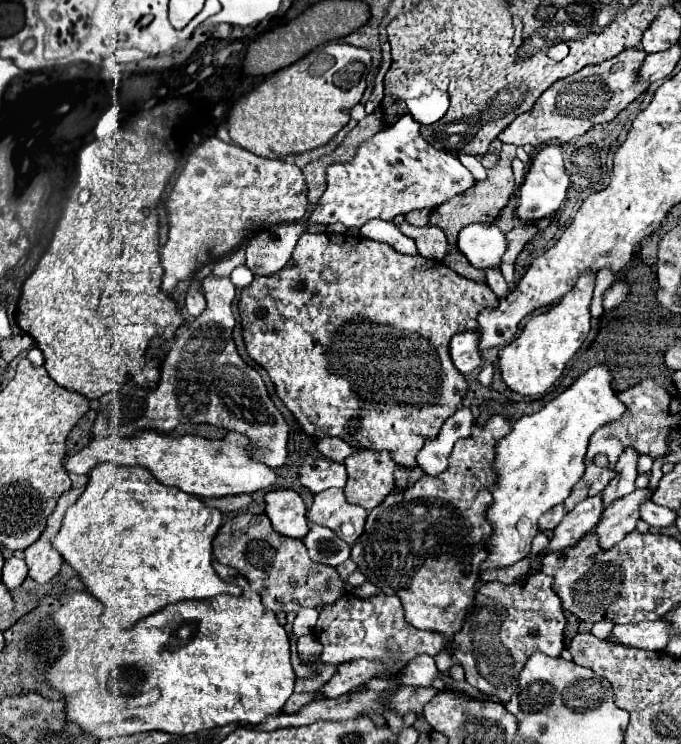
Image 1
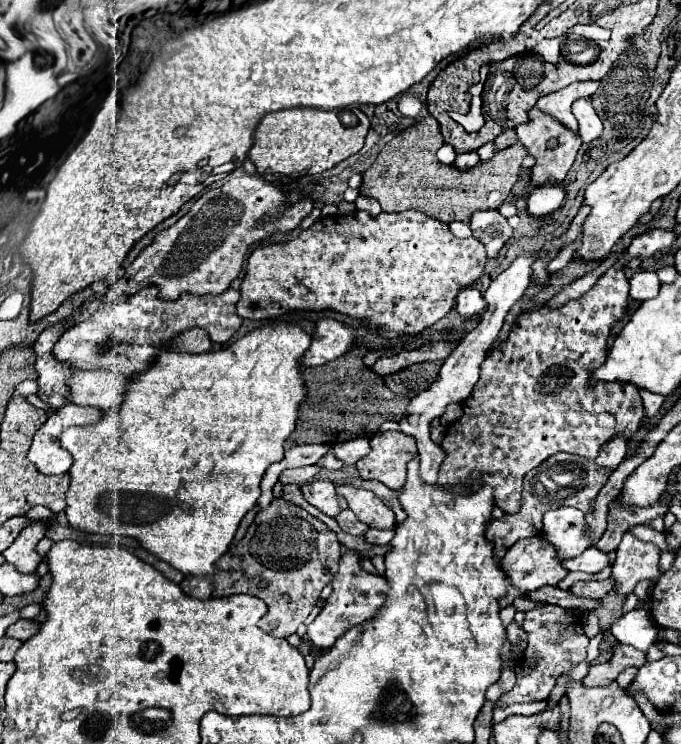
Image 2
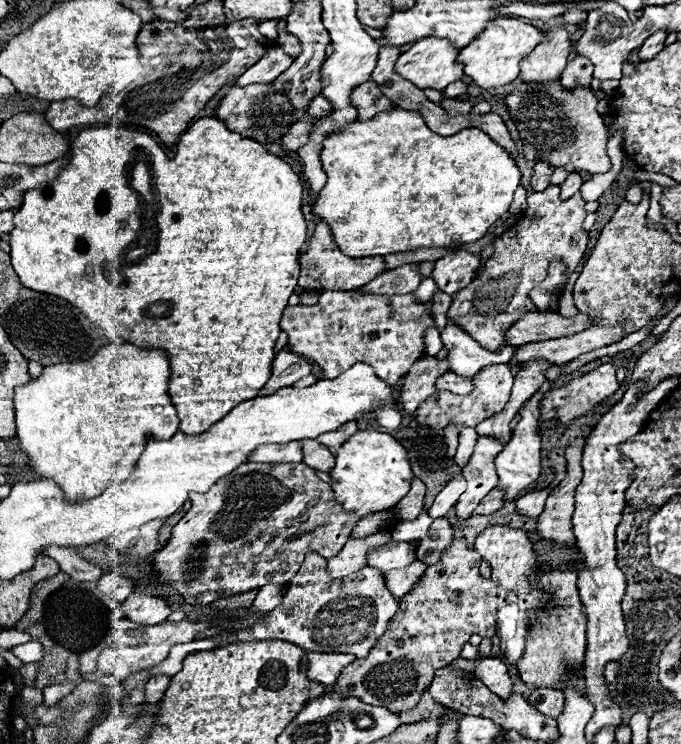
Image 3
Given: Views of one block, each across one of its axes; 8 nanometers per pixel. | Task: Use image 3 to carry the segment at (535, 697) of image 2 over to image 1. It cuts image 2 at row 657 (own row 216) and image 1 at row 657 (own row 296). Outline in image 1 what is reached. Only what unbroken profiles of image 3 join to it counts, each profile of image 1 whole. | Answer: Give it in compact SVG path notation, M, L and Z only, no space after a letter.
M534 572L510 586L486 582L476 590L474 604L462 628L452 638L452 656L464 668L470 686L482 694L492 694L500 702L508 702L524 664L536 650L554 658L560 656L564 650L562 632L566 618L562 614L562 602L550 586L550 576Z

